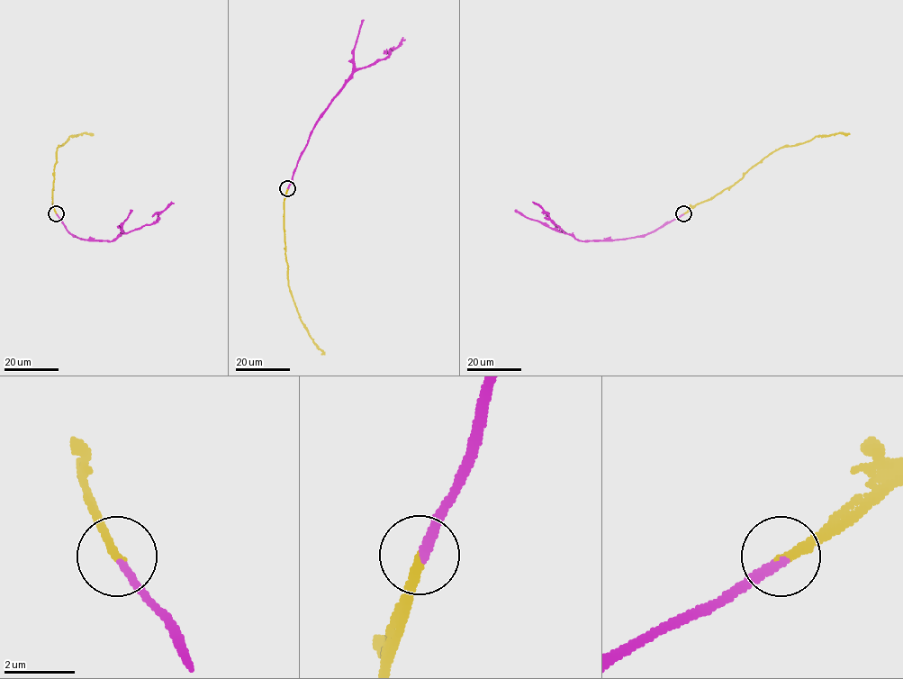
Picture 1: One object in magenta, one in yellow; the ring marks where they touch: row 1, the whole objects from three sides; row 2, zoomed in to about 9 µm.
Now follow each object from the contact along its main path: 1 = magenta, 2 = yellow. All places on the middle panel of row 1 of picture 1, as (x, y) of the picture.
1: (287, 188), (311, 131), (345, 82), (356, 71), (384, 59), (402, 37)
2: (287, 188), (284, 201), (287, 283), (302, 325), (325, 354)

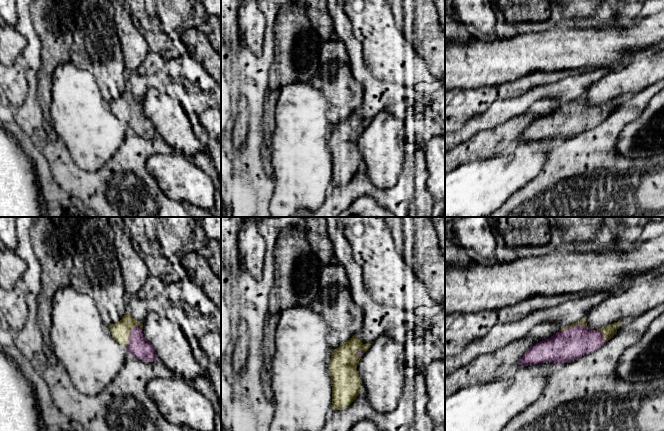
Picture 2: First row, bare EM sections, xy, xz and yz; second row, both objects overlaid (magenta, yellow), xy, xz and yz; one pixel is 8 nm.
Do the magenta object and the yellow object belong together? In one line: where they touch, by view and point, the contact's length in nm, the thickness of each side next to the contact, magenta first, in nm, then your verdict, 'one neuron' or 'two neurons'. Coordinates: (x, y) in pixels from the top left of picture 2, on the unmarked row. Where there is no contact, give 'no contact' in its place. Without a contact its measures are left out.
yz (573, 103) | 220 nm | 260/50 nm | one neuron

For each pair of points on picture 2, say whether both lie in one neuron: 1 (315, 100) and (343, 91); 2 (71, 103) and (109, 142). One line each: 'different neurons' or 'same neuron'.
1: different neurons
2: same neuron

